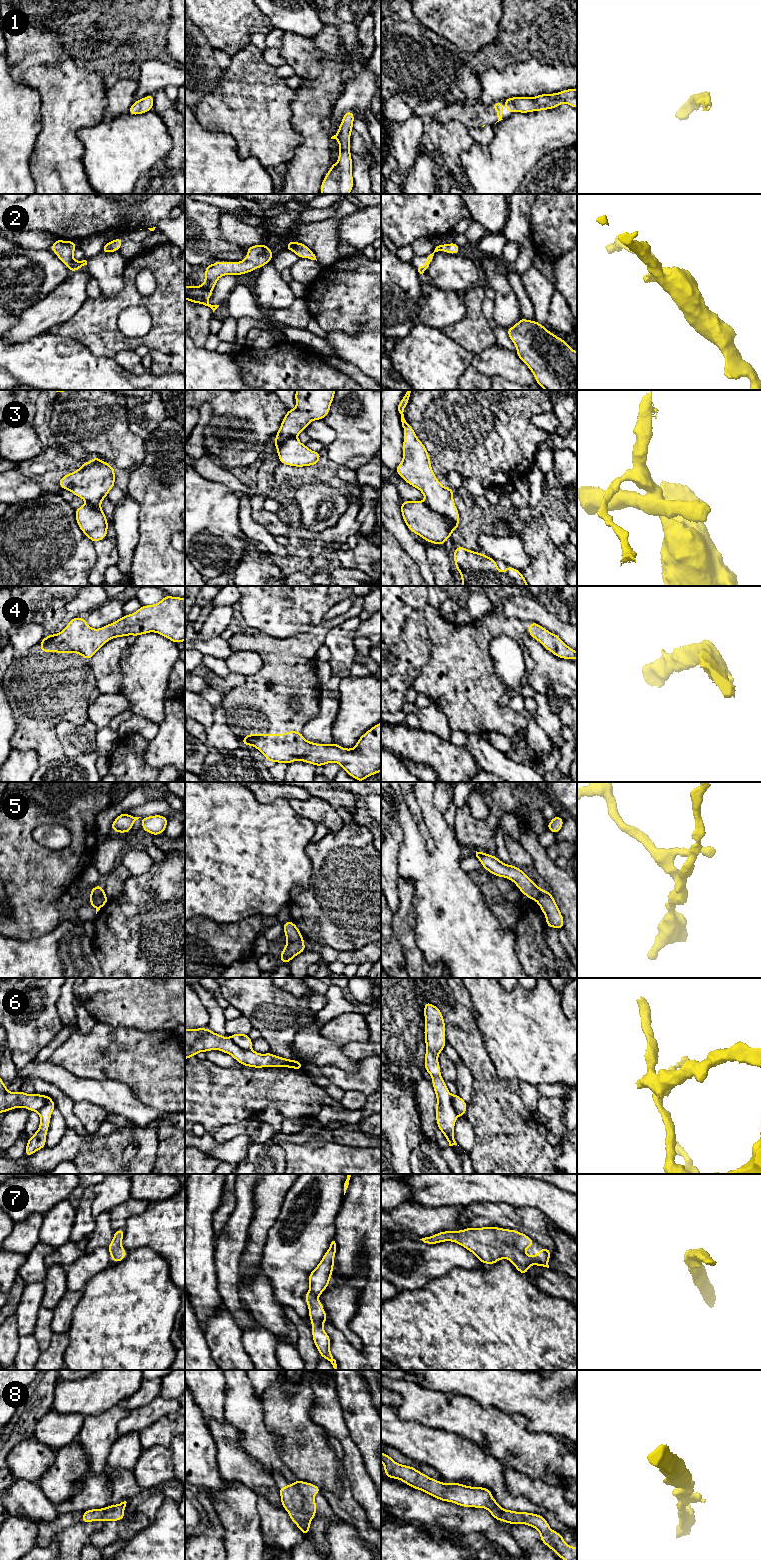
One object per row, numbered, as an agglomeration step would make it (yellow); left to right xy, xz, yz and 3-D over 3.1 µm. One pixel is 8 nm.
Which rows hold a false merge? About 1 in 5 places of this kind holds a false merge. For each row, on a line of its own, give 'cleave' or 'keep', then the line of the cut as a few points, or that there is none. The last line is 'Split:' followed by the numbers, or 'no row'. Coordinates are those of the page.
1: keep; no cut
2: keep; no cut
3: cleave; cut in yz along (425, 501), (432, 510), (448, 521), (452, 531)
4: keep; no cut
5: cleave; cut in xz along (302, 938), (287, 941)
6: cleave; cut in xz along (230, 1037), (237, 1046), (242, 1049), (250, 1049)
7: keep; no cut
8: keep; no cut
Split: 3, 5, 6

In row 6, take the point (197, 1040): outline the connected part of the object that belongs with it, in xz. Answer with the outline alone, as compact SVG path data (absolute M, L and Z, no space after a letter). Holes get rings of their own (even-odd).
M206 1028L185 1029L185 1060L196 1056L199 1052L219 1050L230 1054L241 1065L264 1068L264 1067L287 1067L302 1070L303 1063L300 1061L275 1056L271 1052L260 1054L252 1049L242 1050L237 1047L231 1038Z

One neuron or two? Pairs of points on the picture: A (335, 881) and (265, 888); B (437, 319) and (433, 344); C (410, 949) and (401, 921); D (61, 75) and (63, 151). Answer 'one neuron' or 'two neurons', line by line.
A: two neurons
B: two neurons
C: one neuron
D: one neuron

